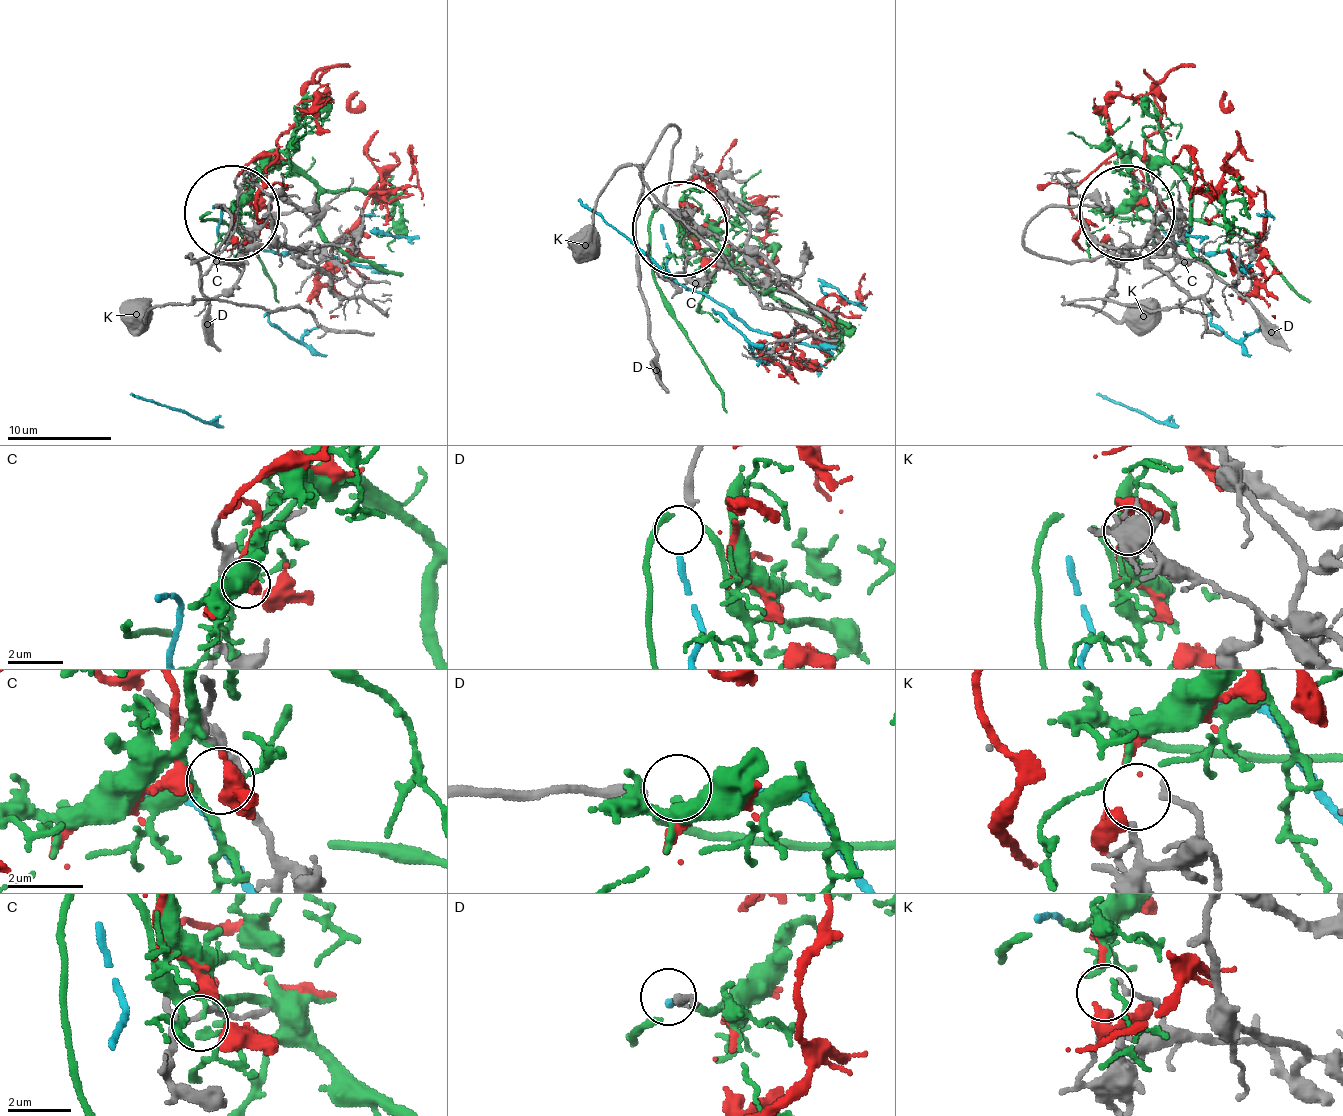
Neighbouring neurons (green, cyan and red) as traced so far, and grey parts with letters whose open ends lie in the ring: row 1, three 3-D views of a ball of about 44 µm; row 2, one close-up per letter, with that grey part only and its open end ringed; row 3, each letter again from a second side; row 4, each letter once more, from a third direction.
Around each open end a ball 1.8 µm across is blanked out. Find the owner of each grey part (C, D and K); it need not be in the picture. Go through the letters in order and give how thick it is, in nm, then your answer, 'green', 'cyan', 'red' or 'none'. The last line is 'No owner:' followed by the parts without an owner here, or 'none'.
C: calibre 220 nm; red
D: calibre 300 nm; cyan
K: calibre 140 nm; none
No owner: K

